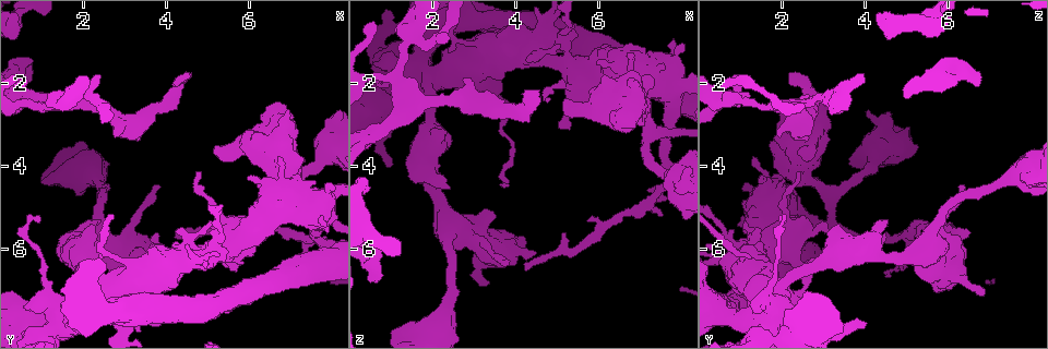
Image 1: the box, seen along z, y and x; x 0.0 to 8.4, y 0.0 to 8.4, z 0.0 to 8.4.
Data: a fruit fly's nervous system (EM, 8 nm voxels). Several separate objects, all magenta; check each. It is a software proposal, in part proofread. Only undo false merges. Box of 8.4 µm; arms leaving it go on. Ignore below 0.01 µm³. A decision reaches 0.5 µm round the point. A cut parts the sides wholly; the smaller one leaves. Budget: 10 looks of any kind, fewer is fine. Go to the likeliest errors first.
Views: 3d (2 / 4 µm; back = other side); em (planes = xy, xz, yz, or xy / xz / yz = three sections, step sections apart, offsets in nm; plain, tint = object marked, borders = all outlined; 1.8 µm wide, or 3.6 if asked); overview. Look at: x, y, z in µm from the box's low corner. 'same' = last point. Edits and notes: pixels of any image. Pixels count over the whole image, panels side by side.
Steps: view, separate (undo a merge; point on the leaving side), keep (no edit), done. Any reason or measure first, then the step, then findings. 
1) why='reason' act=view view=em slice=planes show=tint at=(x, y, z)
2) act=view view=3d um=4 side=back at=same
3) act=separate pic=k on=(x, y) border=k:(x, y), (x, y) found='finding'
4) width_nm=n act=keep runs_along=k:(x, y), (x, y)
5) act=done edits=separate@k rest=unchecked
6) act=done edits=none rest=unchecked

act=view view=3d um=4 at=(4.60, 6.30, 0.90)

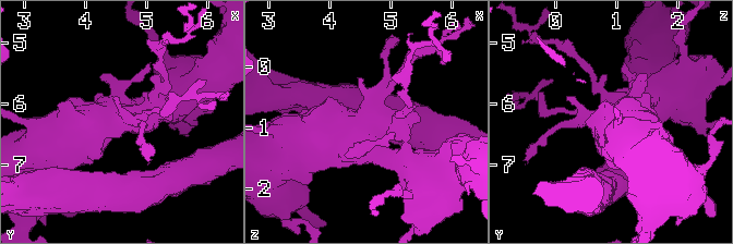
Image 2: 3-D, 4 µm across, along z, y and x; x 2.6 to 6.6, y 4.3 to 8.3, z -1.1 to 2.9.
act=view view=em um=3.6 slice=yz step=8 show=tint at=(4.55, 6.25, 0.90)

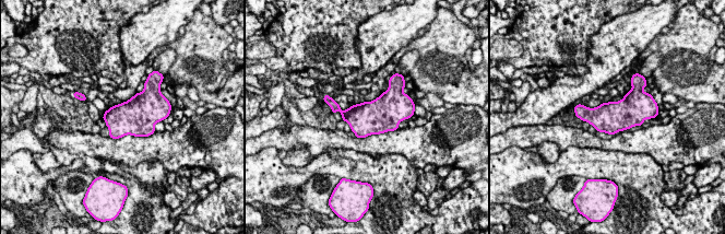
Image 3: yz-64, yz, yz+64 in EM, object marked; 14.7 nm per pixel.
act=view view=em um=3.6 slice=planes show=borders at=same

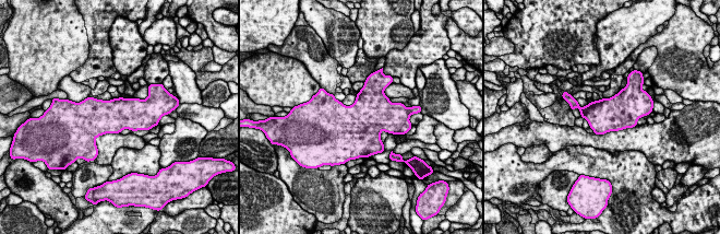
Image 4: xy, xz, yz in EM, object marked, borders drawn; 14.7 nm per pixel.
act=keep found='all the same neuron'

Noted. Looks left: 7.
act=view view=3d um=4 at=(6.80, 4.10, 2.40)

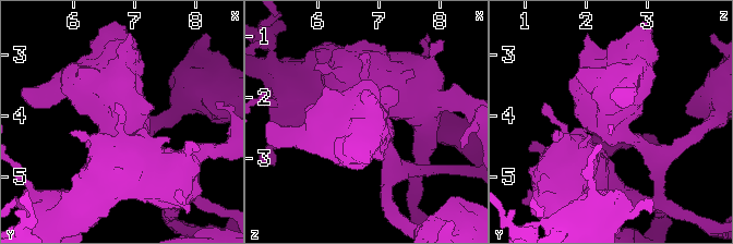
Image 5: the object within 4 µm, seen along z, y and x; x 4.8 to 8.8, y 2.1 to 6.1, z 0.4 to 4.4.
why='need the tissue' act=view view=em um=3.6 slice=xz step=4 show=tint at=(6.85, 4.10, 2.35)

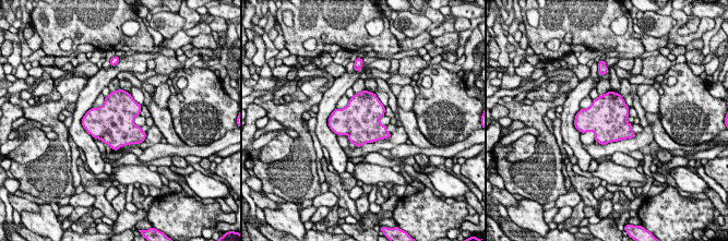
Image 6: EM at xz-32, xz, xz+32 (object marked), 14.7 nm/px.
why='cut it another way' act=view view=em um=3.6 slice=planes show=tint at=same

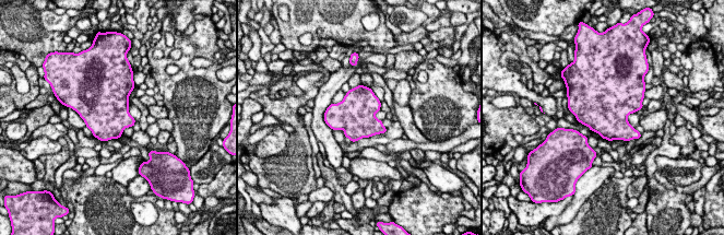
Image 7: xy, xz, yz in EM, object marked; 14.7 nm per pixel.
act=keep found='one neuron here'

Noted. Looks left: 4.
why='three arms meet' act=view view=3d um=4 at=(1.90, 6.85, 2.05)

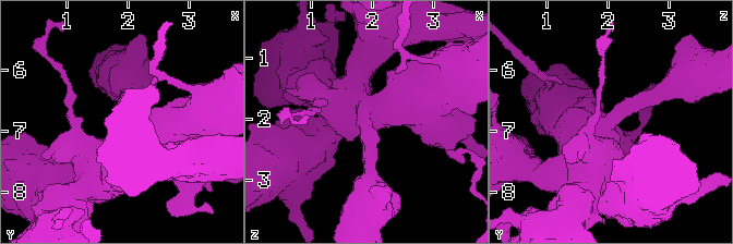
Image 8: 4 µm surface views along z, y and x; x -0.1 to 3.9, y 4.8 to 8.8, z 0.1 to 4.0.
arms=3 arm_widths_nm=260,650,650 why='now the EM' act=view view=em um=3.6 slice=planes show=tint at=(1.85, 6.90, 2.05)

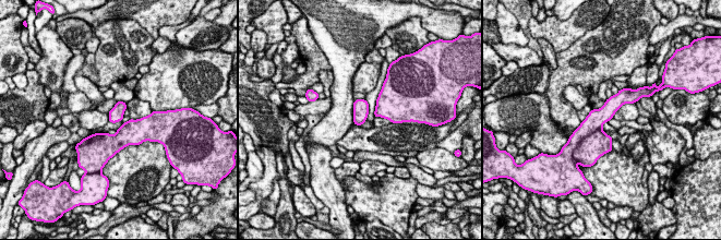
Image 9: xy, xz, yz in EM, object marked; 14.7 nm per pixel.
act=keep found='all the same neuron'

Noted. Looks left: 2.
why='three arms meet' act=view view=em slice=planes show=tint at=(7.20, 5.70, 4.90)

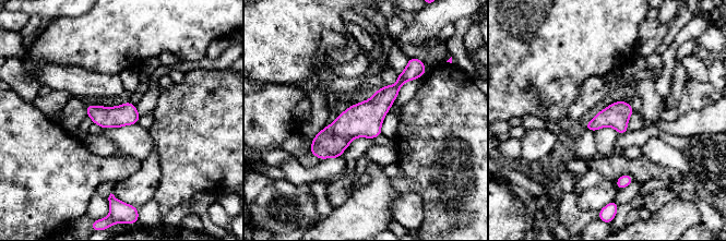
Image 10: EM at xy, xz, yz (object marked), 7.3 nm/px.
act=keep runs_along=10:(408, 70), (362, 120), (312, 151) found='all the same neuron'

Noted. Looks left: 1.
act=done edits=none rest=unchecked

